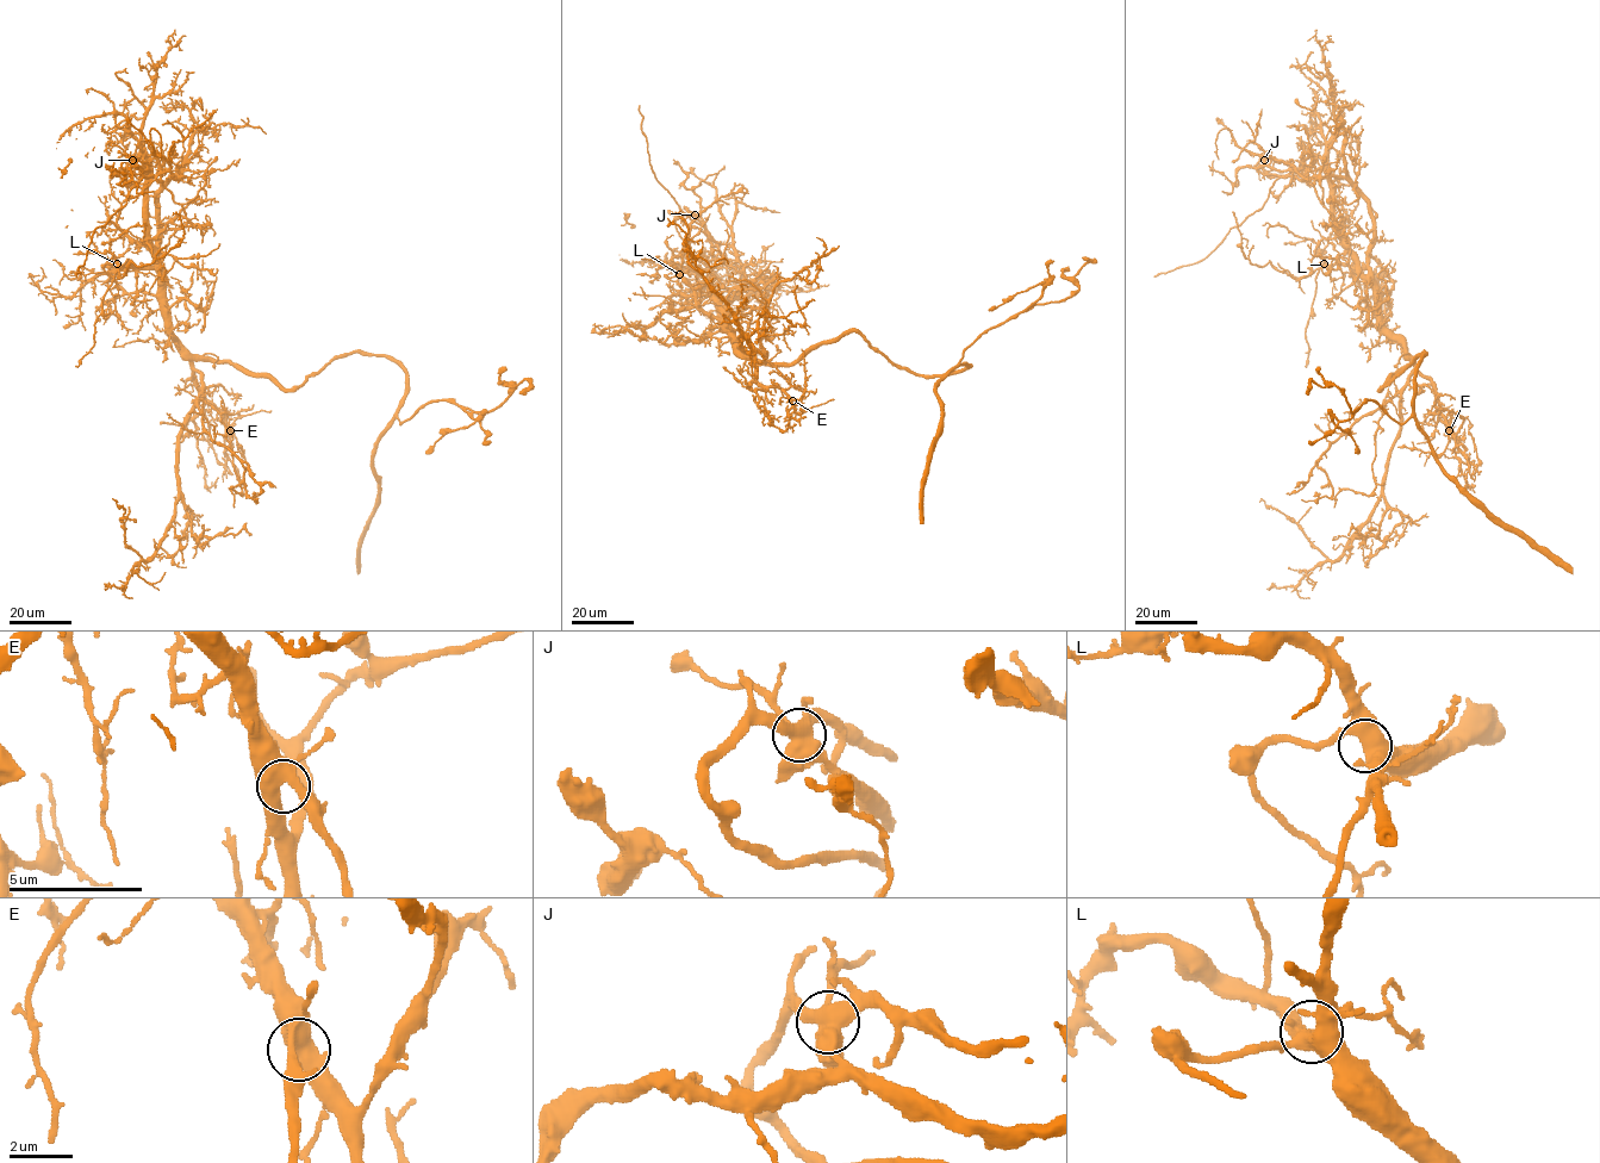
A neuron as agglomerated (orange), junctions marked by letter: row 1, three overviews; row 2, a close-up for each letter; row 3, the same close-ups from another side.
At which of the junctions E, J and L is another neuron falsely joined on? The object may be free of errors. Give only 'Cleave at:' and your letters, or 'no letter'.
Cleave at: J

